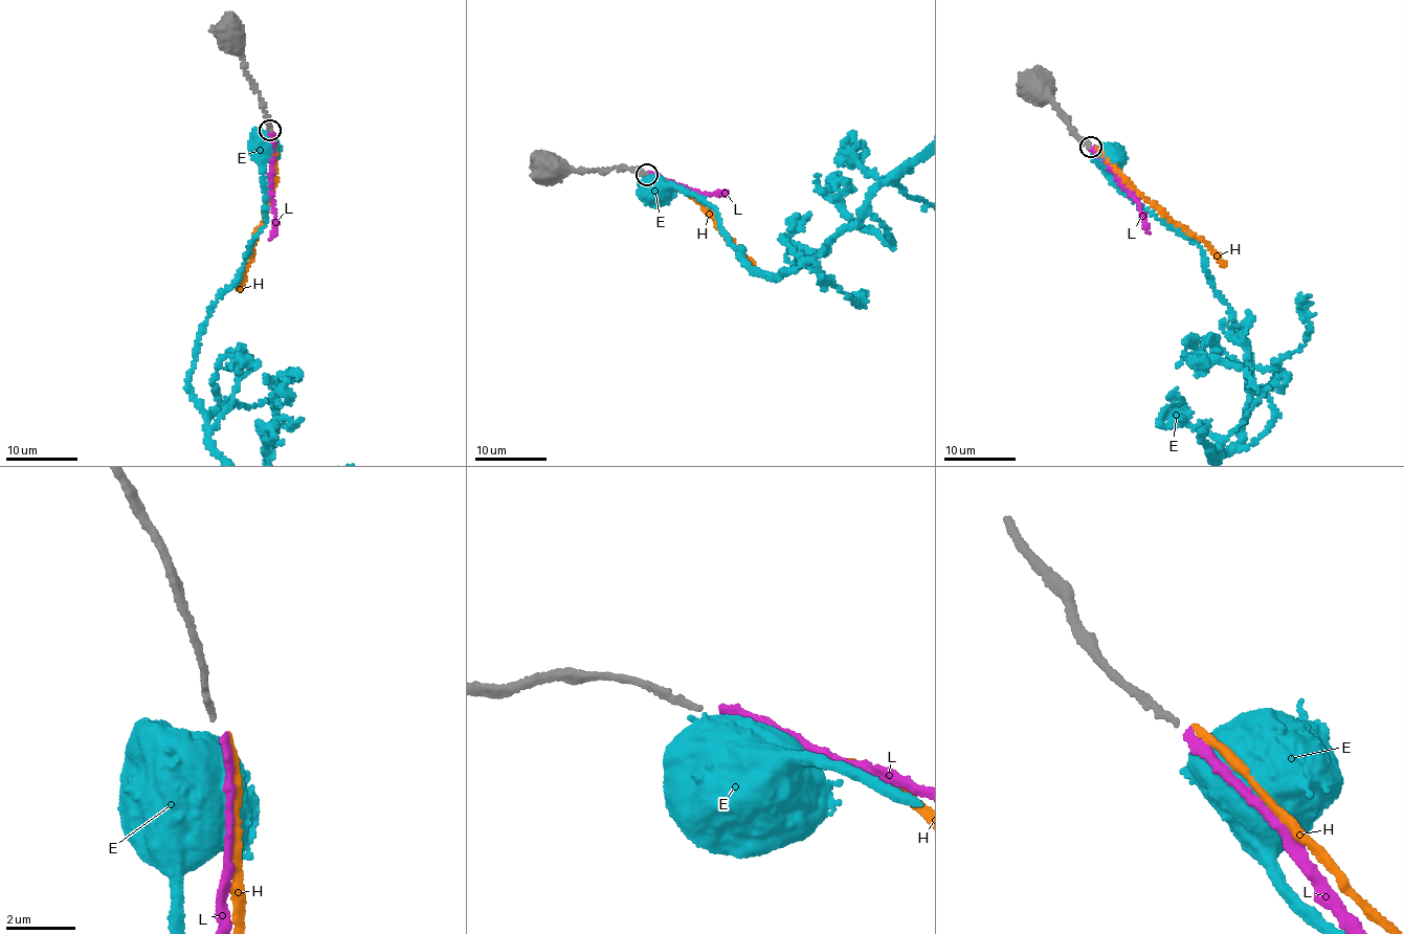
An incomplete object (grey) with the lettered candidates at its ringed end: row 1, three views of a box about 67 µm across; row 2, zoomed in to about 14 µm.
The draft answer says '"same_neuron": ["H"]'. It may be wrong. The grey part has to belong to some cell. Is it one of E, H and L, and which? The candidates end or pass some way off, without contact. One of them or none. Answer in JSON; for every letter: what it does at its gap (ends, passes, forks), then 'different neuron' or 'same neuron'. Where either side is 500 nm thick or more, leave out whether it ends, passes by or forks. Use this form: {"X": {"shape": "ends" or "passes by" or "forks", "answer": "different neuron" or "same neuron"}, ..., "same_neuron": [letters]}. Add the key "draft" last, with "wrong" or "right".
{"E": {"answer": "different neuron"}, "H": {"shape": "ends", "answer": "different neuron"}, "L": {"shape": "ends", "answer": "same neuron"}, "same_neuron": ["L"], "draft": "wrong"}

